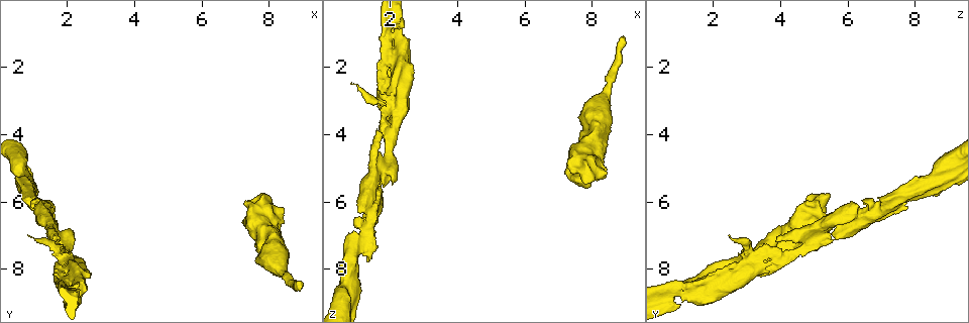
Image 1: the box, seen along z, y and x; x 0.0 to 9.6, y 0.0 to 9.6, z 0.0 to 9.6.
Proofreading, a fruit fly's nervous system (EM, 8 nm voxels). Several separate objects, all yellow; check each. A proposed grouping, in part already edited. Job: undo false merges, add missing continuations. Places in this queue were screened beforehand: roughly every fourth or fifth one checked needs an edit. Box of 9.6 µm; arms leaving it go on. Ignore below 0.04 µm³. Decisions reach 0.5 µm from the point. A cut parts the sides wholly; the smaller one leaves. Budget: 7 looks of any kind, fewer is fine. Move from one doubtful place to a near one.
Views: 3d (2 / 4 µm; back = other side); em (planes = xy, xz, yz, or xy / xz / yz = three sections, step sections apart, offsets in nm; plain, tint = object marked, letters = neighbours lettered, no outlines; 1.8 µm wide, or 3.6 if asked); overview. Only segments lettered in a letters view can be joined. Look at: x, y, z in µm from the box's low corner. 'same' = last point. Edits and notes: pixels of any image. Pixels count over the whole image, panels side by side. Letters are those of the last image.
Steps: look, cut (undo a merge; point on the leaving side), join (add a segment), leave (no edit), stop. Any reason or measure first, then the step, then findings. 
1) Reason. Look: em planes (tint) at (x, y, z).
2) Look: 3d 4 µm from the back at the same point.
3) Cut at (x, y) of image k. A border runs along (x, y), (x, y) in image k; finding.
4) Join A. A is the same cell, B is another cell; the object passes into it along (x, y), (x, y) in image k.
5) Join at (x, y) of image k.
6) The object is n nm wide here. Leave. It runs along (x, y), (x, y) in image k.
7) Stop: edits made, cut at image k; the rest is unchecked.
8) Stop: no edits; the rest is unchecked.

Long arm stops here. Look: em xz step 16 (tint) at (8.90, 8.65, 1.15).

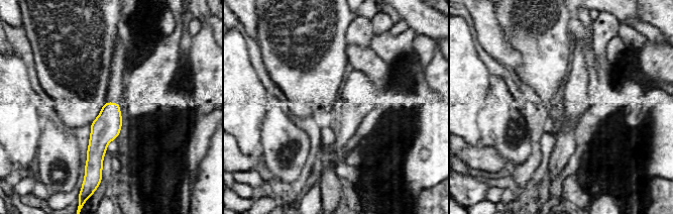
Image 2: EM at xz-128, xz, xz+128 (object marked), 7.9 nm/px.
Look: em planes (letters) at the same point.

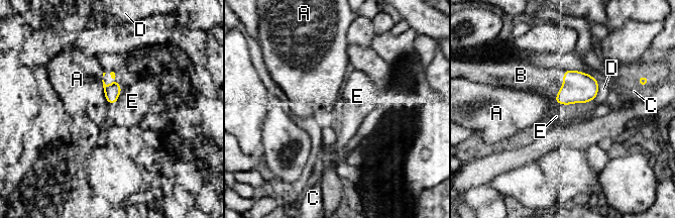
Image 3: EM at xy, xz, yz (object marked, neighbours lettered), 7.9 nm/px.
Join B. B is the same cell, A, C, D and E are other cells; the cell continues.

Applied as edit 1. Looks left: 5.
Stops while still wide. Look: em xy step 8 (tint) at (1.35, 6.25, 7.75).

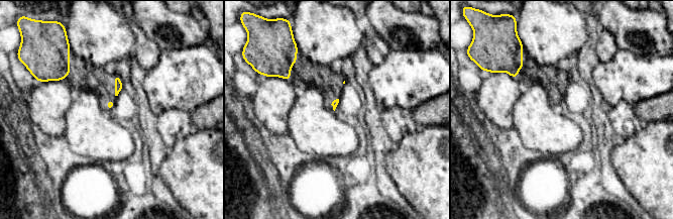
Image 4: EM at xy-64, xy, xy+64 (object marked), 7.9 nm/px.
Another direction. Look: em planes (letters) at the same point.

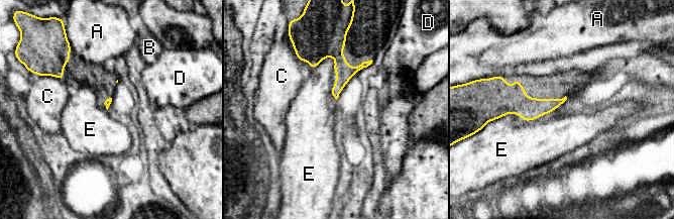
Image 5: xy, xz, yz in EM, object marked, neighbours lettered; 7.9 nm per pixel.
Leave. A, B, C, D and E are other cells; a border runs along (553, 110), (524, 122) in image 5; no lettered segment goes on from it.

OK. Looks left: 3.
Branch stops here. Look: 3d 2 µm from the back at (7.80, 5.85, 5.40).

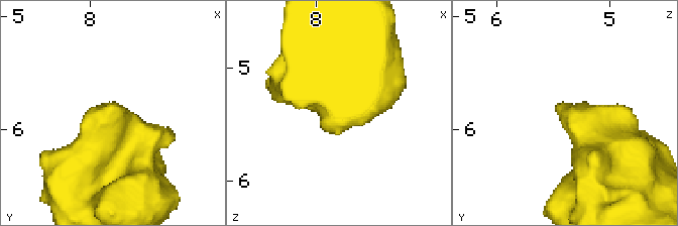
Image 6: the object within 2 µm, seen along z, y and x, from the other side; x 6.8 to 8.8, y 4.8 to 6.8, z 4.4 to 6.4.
Now the EM. Look: em planes (letters) at (7.76, 5.80, 5.44).

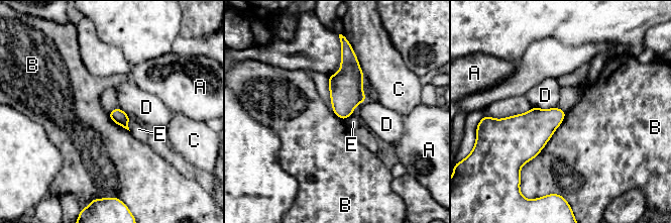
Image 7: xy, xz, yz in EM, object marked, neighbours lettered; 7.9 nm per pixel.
Leave. A, B, C, D and E are other cells; a border runs along (566, 112), (545, 146), (520, 169) in image 7; no lettered segment goes on from it.

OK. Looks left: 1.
Stop: edits made, join at image 3; the rest is unchecked.

